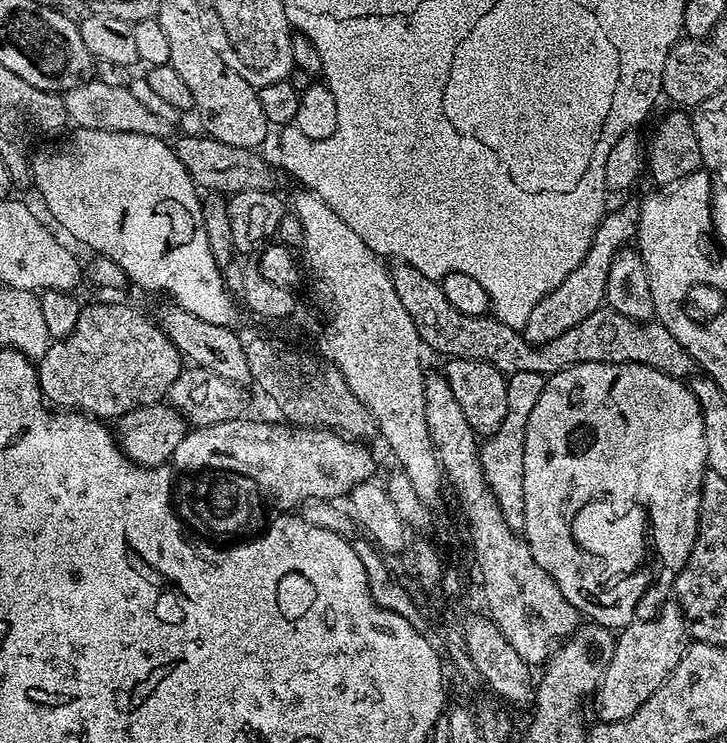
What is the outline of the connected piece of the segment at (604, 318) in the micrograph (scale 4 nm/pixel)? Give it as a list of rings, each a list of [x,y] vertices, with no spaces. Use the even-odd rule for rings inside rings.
[[[397,263],[395,267],[390,272],[394,291],[398,293],[406,314],[410,314],[410,322],[414,322],[414,330],[418,330],[421,345],[425,349],[433,348],[434,351],[441,352],[444,358],[481,360],[494,366],[494,370],[504,373],[505,377],[518,374],[522,370],[530,370],[534,374],[551,374],[582,362],[645,364],[682,381],[697,375],[694,358],[690,358],[682,342],[678,342],[678,338],[674,338],[674,334],[670,334],[670,330],[666,330],[666,326],[659,322],[631,320],[610,307],[602,306],[594,310],[590,318],[582,318],[578,326],[570,326],[566,334],[554,338],[554,342],[531,344],[517,329],[506,326],[491,314],[458,314],[458,310],[450,306],[446,294],[442,294],[439,283],[435,279],[431,280],[428,277],[431,275],[425,274],[421,269],[402,263]]]

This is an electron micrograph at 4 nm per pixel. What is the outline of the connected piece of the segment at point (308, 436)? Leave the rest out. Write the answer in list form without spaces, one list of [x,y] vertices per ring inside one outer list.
[[[241,418],[230,422],[218,422],[214,426],[192,428],[182,442],[174,449],[170,464],[177,473],[200,472],[237,472],[250,478],[258,486],[260,495],[264,497],[269,509],[296,510],[307,500],[339,501],[339,496],[347,497],[364,480],[373,479],[376,460],[367,448],[367,443],[356,438],[341,436],[335,430],[327,428],[301,428],[289,426],[287,423],[267,424],[264,420],[248,420]]]

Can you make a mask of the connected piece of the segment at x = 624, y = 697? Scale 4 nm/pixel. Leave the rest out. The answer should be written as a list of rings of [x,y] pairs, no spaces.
[[[669,602],[657,620],[636,620],[625,623],[619,629],[614,646],[614,658],[594,693],[597,717],[601,721],[618,722],[630,718],[655,691],[658,691],[678,666],[690,643],[688,623],[680,605]]]

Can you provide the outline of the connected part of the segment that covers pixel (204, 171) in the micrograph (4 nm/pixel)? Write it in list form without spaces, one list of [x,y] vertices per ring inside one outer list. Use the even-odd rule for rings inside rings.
[[[184,136],[175,141],[174,147],[178,162],[186,168],[186,174],[195,182],[197,189],[205,193],[218,192],[231,194],[242,190],[262,190],[276,192],[279,189],[282,172],[279,167],[267,164],[259,155],[259,151],[238,146],[226,146],[226,142],[218,142],[213,136]]]

